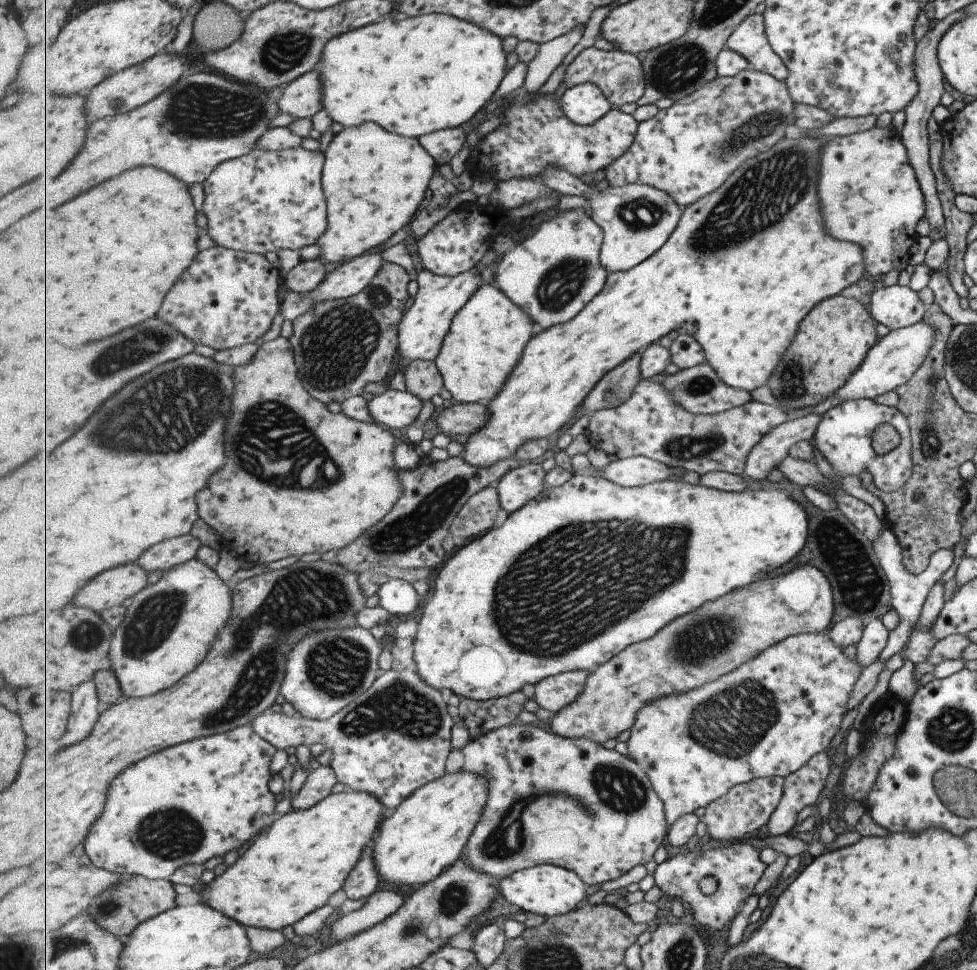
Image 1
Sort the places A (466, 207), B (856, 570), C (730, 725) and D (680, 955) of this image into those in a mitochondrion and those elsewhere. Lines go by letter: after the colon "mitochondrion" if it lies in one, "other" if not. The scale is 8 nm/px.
A: other
B: mitochondrion
C: mitochondrion
D: mitochondrion

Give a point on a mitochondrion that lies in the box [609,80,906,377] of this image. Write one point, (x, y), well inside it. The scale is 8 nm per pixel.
(769, 190)

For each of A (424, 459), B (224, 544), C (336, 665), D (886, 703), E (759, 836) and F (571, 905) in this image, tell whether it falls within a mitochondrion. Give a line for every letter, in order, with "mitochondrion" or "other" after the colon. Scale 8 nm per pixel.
A: other
B: other
C: mitochondrion
D: other
E: other
F: other

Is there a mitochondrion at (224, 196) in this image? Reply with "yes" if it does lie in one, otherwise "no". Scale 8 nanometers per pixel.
no

